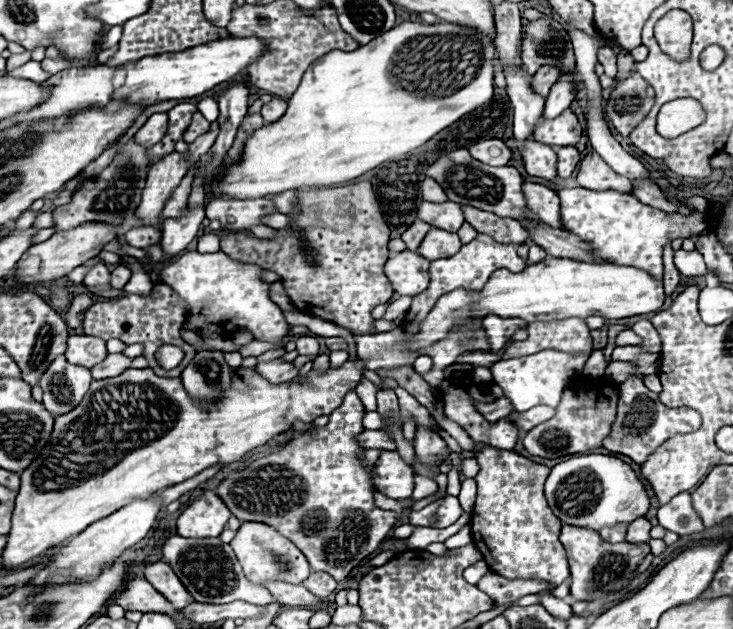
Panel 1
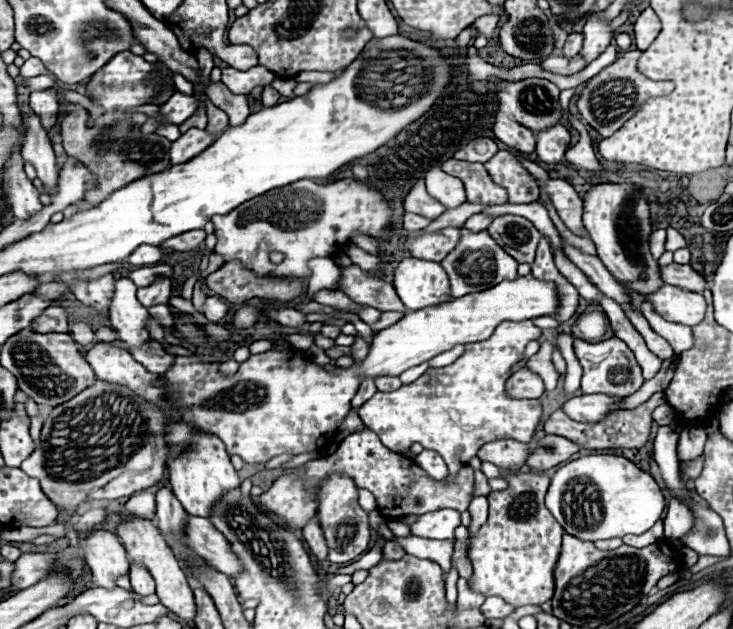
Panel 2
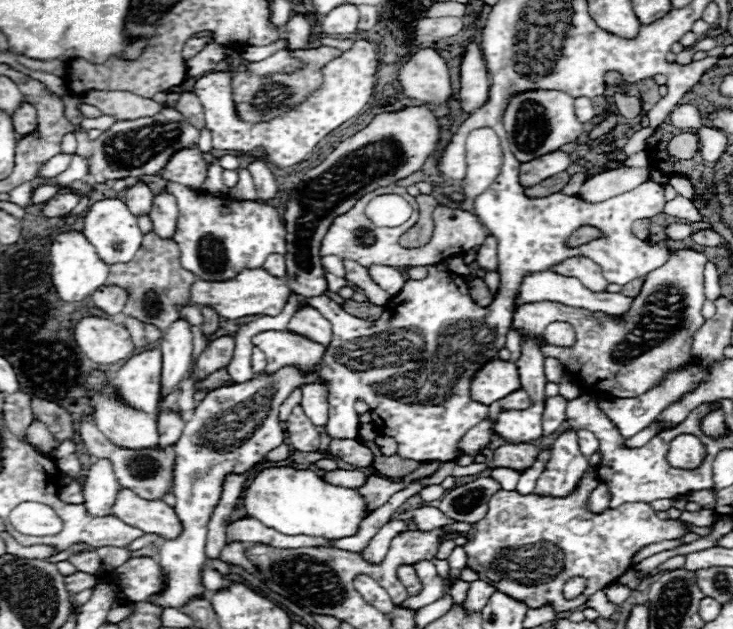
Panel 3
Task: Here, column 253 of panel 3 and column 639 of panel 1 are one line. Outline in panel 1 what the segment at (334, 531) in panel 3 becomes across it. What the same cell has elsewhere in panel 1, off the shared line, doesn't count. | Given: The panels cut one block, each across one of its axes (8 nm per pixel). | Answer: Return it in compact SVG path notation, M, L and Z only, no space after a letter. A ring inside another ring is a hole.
M582 454L556 464L544 484L544 496L564 524L592 530L642 518L650 506L646 488L636 472L620 458L604 454Z

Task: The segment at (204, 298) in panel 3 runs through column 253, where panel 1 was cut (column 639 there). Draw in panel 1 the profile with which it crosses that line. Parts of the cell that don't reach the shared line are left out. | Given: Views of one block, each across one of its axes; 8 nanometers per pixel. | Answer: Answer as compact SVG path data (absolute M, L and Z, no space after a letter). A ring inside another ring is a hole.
M546 258L538 264L526 266L522 272L498 270L490 276L484 290L470 294L466 290L452 290L444 294L434 310L422 322L422 330L410 340L410 348L426 348L448 336L452 326L470 324L478 316L498 314L502 318L534 320L562 320L562 318L588 318L604 316L610 320L660 312L666 294L662 282L650 278L646 270L634 266L614 266L608 262L578 262L568 258Z

